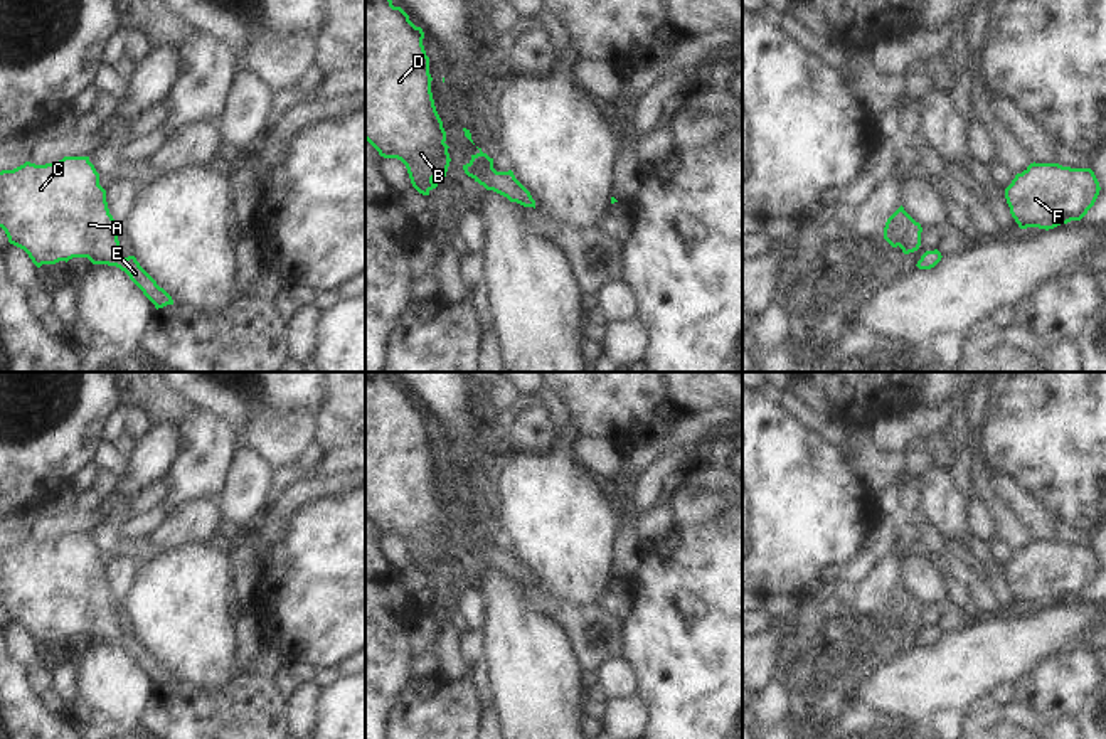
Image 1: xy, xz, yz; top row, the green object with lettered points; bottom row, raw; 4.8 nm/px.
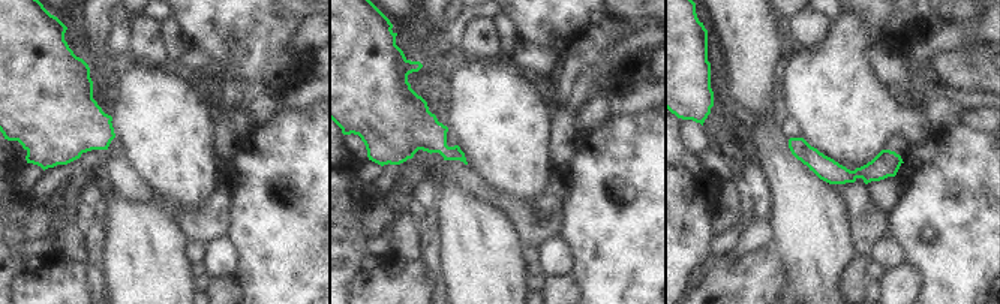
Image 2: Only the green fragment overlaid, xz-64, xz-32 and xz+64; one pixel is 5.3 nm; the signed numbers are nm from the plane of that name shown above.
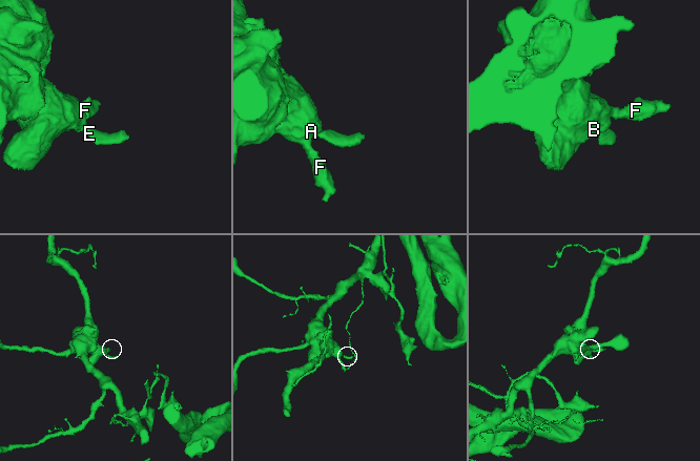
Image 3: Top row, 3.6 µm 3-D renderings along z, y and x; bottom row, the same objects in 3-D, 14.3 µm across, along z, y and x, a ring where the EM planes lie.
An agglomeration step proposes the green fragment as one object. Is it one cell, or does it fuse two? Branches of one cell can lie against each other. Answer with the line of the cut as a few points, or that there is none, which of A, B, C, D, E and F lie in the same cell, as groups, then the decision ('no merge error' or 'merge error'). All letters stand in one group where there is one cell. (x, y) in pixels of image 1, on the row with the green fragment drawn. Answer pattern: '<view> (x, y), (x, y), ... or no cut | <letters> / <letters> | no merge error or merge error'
no cut | A B C D E F | no merge error

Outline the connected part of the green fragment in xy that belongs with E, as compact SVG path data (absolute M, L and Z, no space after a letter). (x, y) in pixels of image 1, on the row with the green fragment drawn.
M64 157L45 165L25 162L2 170L0 227L37 268L88 258L125 271L157 310L173 305L135 256L120 256L121 227L109 214L89 157Z

